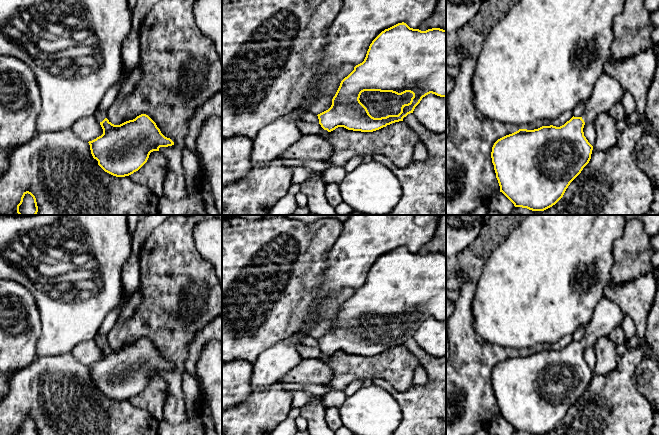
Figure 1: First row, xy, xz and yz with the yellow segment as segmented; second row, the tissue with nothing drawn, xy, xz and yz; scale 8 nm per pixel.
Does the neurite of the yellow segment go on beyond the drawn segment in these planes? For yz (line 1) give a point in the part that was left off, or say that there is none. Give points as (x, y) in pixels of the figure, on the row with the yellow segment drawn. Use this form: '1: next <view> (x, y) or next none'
1: next yz (608, 91)

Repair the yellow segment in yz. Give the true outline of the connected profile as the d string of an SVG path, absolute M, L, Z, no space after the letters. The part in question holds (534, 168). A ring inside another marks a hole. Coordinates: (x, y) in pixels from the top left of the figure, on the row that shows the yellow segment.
M605 71L595 83L581 117L573 116L560 127L550 125L534 130L519 129L498 139L492 147L491 158L500 192L515 207L544 211L555 205L591 159L593 146L584 136L584 125L592 123L599 113L606 112L623 98L624 88Z

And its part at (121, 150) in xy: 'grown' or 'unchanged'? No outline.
grown

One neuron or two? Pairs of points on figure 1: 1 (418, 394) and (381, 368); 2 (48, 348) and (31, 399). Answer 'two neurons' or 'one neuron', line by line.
1: two neurons
2: two neurons

